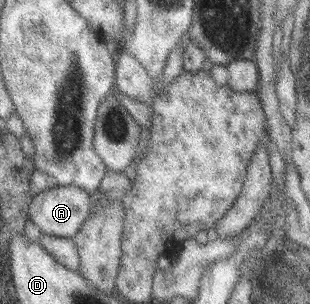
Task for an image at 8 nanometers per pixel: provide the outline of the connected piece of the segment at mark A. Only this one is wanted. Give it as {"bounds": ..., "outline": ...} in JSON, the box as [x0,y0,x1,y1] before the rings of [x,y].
{"bounds":[26,185,90,238],"outline":[[[50,185],[33,195],[27,208],[26,217],[43,234],[61,238],[72,238],[90,212],[90,193],[71,186]]]}

